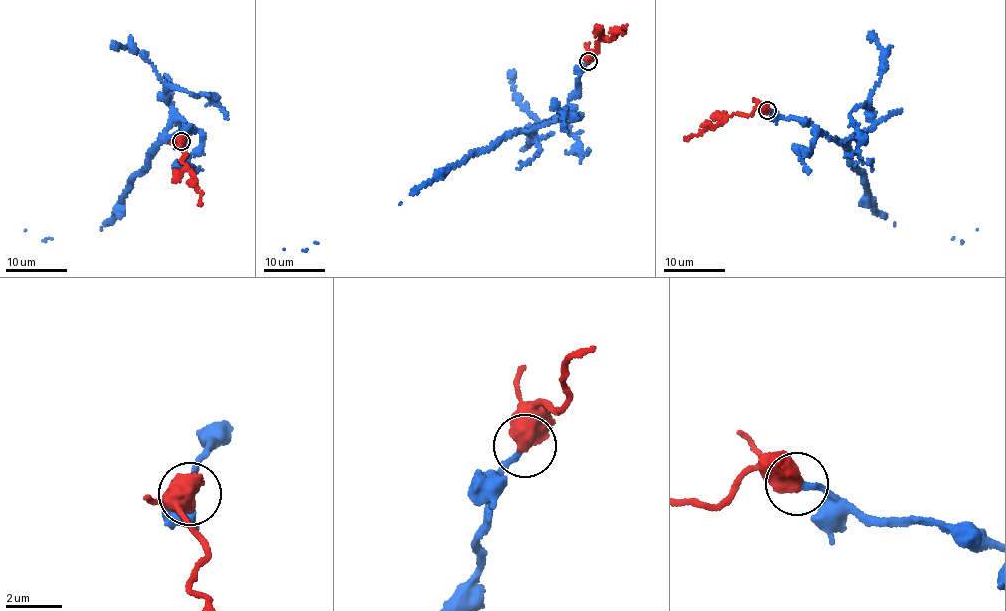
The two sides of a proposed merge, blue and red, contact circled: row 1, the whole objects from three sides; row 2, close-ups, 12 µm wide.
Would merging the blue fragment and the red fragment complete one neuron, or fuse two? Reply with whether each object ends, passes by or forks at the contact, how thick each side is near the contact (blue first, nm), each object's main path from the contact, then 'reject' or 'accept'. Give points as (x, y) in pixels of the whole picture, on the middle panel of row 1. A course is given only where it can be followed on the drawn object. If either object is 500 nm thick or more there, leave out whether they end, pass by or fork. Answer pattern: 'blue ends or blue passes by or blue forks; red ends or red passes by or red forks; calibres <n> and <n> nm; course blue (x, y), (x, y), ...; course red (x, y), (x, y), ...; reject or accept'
calibres 200 and 850 nm; course blue (588, 61), (578, 79), (578, 93), (552, 120), (469, 156), (444, 176), (422, 184), (399, 203), (284, 251); course red (588, 61), (590, 53), (598, 50), (596, 44), (624, 31), (623, 27), (628, 24); accept

